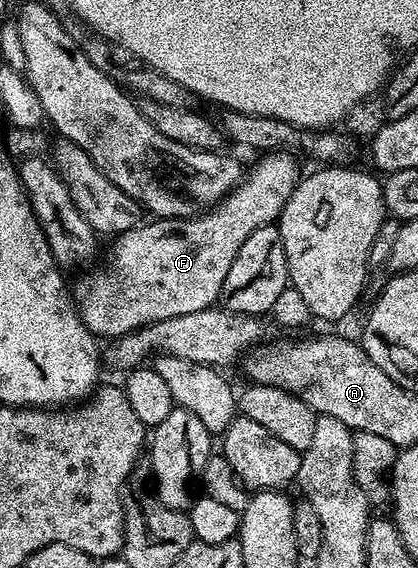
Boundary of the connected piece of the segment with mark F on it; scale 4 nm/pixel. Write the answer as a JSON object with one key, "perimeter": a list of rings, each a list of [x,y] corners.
{"perimeter":[[[270,151],[262,154],[253,168],[248,168],[241,182],[208,211],[187,219],[157,219],[142,222],[127,232],[118,234],[112,240],[109,260],[105,267],[89,271],[71,287],[71,294],[77,304],[77,314],[87,325],[92,335],[98,337],[116,337],[127,335],[148,323],[163,321],[167,317],[183,317],[183,313],[199,313],[210,310],[220,300],[223,281],[235,261],[235,253],[243,249],[243,241],[255,233],[255,229],[276,224],[283,209],[302,178],[303,171],[297,168],[298,156],[287,151]]]}

